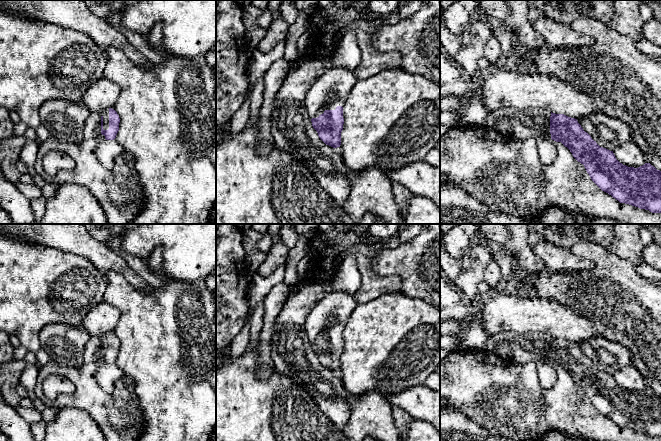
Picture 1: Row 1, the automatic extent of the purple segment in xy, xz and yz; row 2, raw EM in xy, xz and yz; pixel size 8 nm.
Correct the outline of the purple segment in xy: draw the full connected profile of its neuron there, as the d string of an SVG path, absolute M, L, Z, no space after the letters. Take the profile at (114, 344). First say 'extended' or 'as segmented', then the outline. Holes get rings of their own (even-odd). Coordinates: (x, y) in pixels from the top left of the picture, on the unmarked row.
extended; M112 331L102 336L91 336L84 348L83 359L97 365L96 380L108 392L113 389L114 382L124 376L116 364L119 347L119 339Z

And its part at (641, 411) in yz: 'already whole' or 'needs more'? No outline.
needs more

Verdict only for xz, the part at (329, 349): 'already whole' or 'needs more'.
needs more

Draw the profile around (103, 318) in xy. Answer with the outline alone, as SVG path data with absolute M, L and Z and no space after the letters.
M102 300L87 314L82 327L90 336L102 336L115 329L119 317L119 309Z

